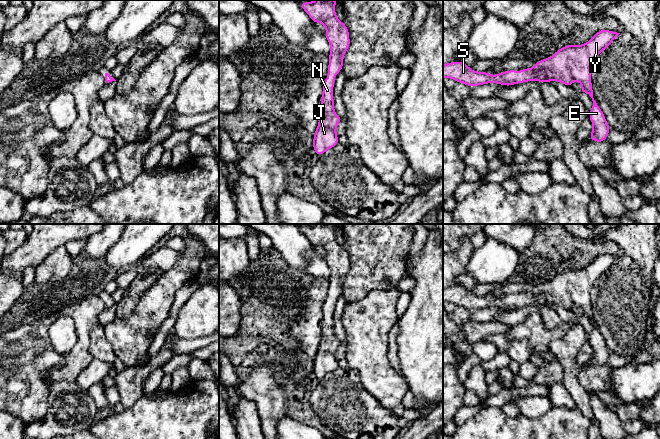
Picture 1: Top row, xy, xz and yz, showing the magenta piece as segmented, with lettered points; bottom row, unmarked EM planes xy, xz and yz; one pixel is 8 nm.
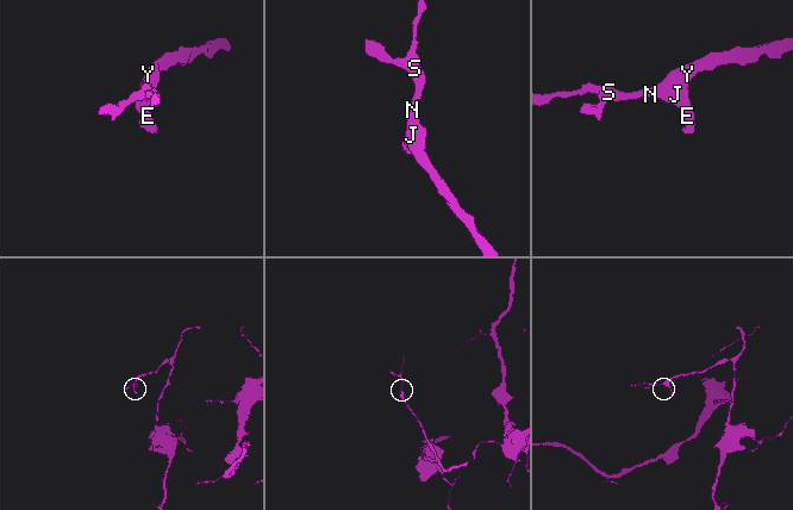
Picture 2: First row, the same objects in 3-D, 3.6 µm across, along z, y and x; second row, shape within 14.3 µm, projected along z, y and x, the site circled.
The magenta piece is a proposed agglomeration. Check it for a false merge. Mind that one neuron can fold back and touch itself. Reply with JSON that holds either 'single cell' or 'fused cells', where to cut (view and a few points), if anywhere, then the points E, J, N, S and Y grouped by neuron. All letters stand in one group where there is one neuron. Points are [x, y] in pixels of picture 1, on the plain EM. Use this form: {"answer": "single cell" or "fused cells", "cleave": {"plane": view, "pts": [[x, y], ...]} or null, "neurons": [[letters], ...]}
{"answer": "single cell", "cleave": null, "neurons": [["E", "J", "N", "S", "Y"]]}

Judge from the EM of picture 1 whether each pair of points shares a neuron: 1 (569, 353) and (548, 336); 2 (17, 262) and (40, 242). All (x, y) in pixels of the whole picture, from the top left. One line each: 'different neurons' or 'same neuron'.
1: different neurons
2: same neuron

